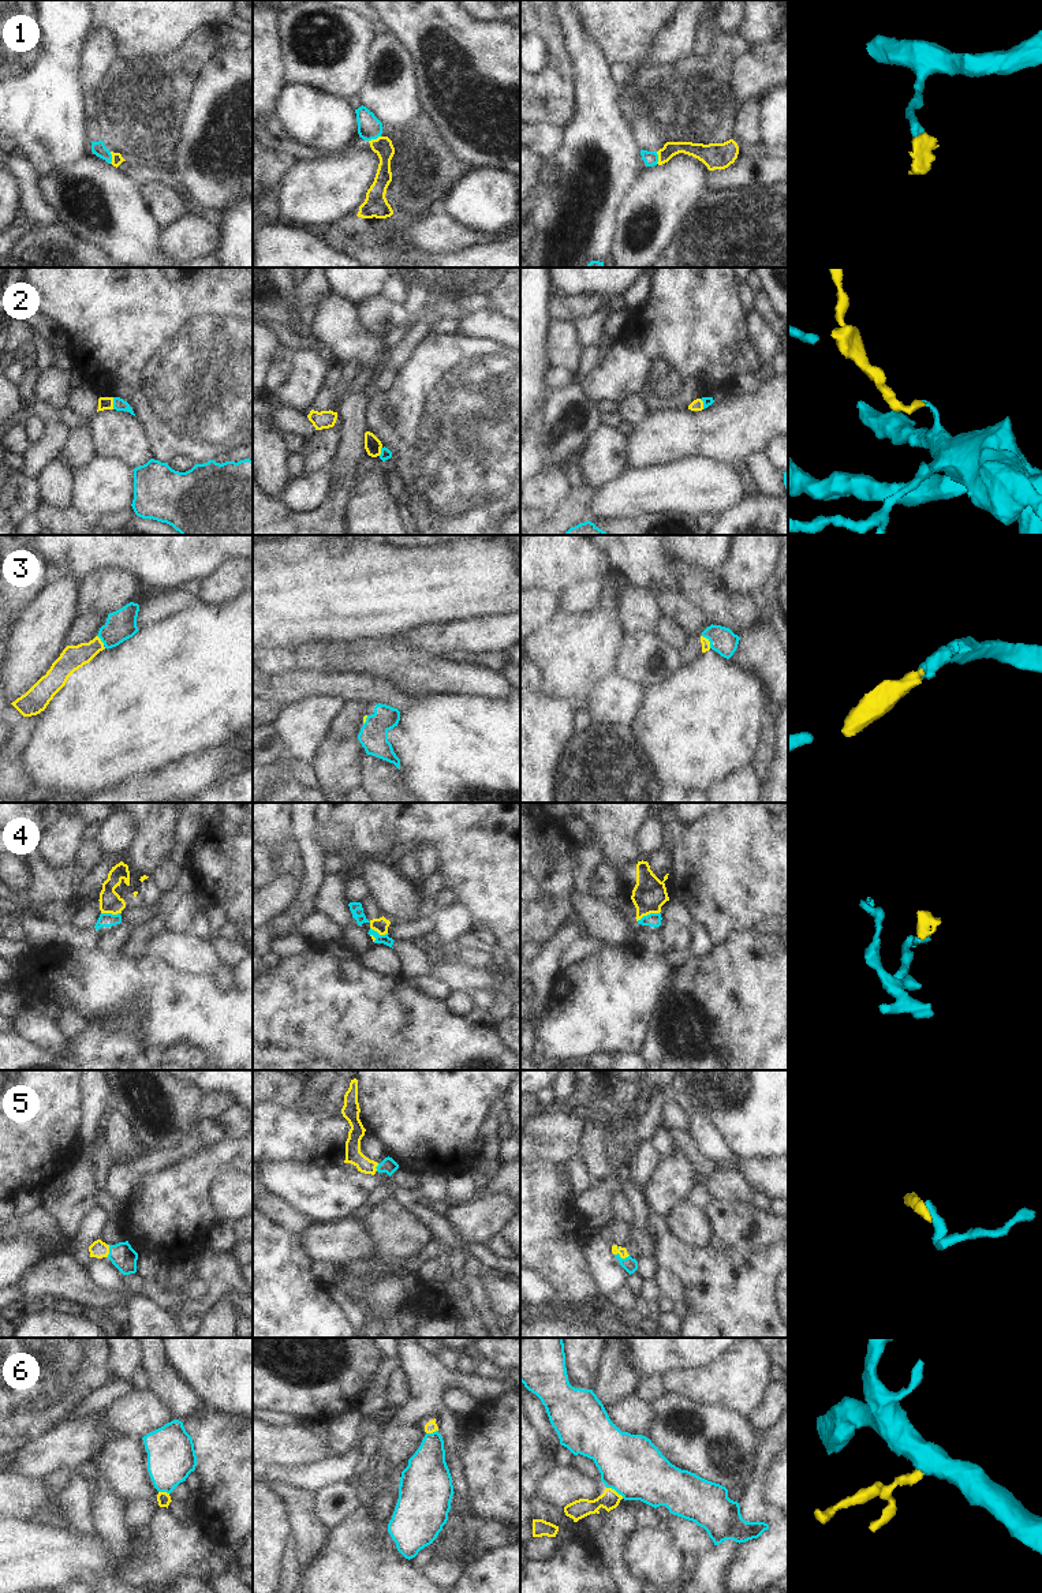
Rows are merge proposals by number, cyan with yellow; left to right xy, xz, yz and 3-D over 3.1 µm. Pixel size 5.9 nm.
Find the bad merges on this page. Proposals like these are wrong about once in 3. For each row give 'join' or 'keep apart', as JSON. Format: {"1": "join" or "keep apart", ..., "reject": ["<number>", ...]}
{"1": "keep apart", "2": "join", "3": "join", "4": "join", "5": "join", "6": "keep apart", "reject": ["1", "6"]}

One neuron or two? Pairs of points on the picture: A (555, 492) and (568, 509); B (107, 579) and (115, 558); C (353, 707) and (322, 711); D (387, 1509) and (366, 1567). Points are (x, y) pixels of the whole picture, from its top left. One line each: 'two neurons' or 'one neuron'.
A: two neurons
B: two neurons
C: two neurons
D: two neurons

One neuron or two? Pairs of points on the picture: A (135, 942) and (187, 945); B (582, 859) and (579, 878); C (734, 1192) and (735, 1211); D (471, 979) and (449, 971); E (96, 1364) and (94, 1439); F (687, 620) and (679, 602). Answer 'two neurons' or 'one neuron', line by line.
A: two neurons
B: one neuron
C: two neurons
D: one neuron
E: two neurons
F: one neuron

